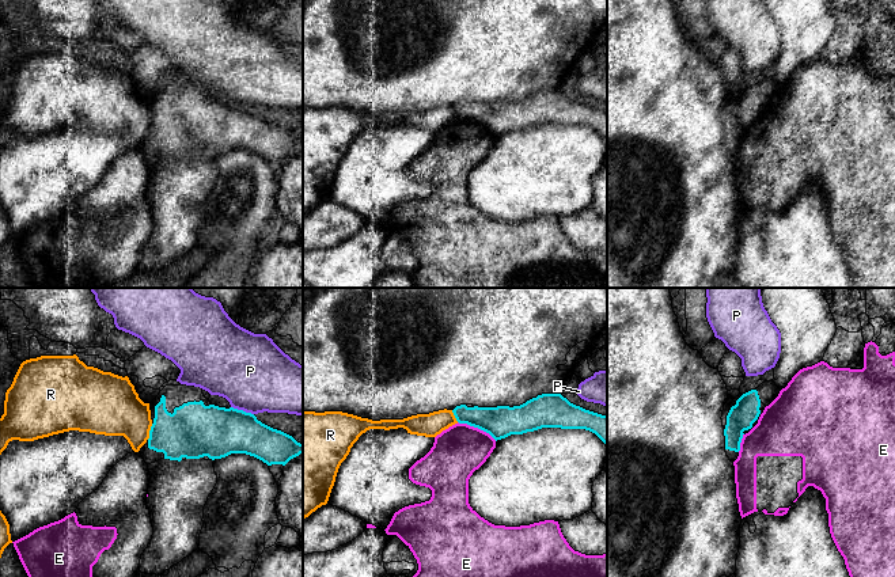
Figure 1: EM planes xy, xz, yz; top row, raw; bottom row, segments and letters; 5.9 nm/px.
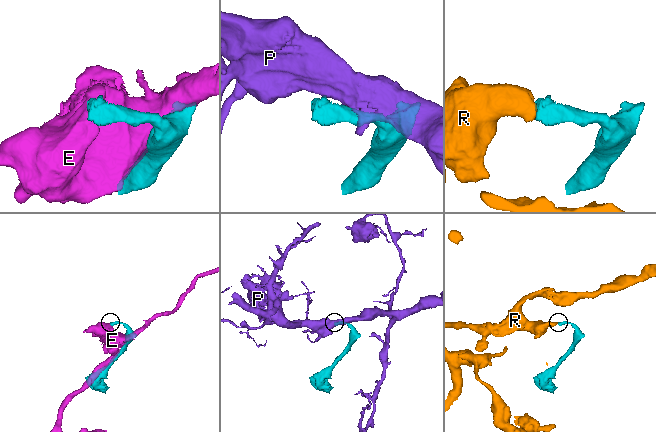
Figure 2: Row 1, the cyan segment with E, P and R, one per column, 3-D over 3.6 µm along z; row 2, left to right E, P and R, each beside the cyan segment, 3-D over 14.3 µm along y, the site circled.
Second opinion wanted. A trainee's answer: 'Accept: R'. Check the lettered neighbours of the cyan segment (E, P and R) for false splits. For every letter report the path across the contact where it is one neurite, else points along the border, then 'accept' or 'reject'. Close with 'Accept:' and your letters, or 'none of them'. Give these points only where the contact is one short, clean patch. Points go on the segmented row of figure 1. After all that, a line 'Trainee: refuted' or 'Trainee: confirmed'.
E: reject
P: reject
R: border along xy (152, 424), (147, 439); reject
Accept: none of them
Trainee: refuted

